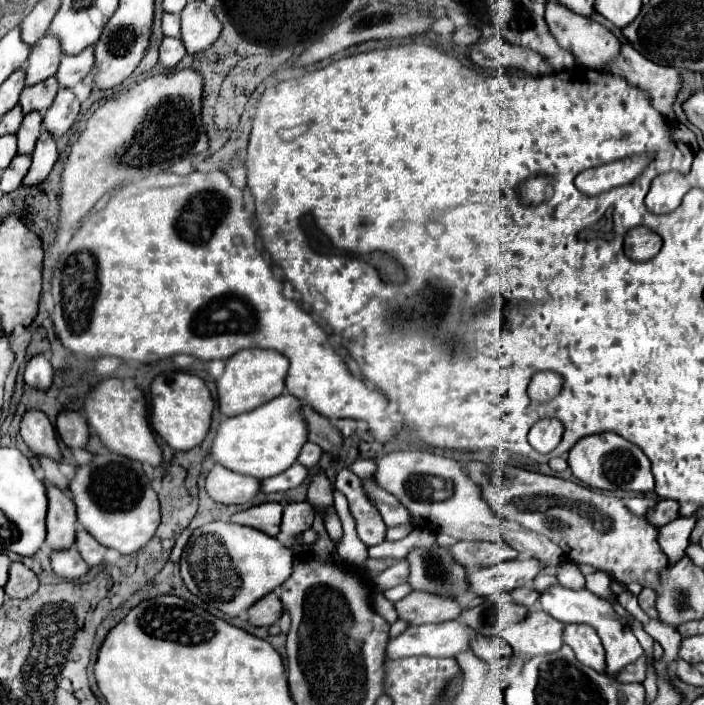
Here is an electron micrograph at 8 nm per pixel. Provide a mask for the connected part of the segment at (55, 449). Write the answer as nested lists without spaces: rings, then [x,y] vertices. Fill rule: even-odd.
[[[27,409],[21,417],[21,437],[35,455],[49,455],[61,459],[55,431],[47,415],[39,409]]]

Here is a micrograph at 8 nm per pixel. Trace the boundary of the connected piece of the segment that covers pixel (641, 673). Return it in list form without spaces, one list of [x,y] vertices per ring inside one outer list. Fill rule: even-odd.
[[[641,655],[635,663],[627,665],[615,679],[623,681],[623,683],[643,683],[647,669],[649,669],[649,657]]]

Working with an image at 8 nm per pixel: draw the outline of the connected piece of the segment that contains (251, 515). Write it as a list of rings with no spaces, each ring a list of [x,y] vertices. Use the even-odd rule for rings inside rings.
[[[261,503],[261,505],[249,507],[241,513],[231,515],[231,521],[259,529],[259,531],[275,537],[279,533],[279,525],[281,525],[281,513],[283,513],[283,507],[279,503]]]

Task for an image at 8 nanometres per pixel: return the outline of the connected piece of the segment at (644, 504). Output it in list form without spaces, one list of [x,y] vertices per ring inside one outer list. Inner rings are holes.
[[[635,497],[627,501],[627,507],[631,507],[631,511],[637,515],[645,515],[655,505],[657,505],[657,499],[651,499],[651,497]]]

